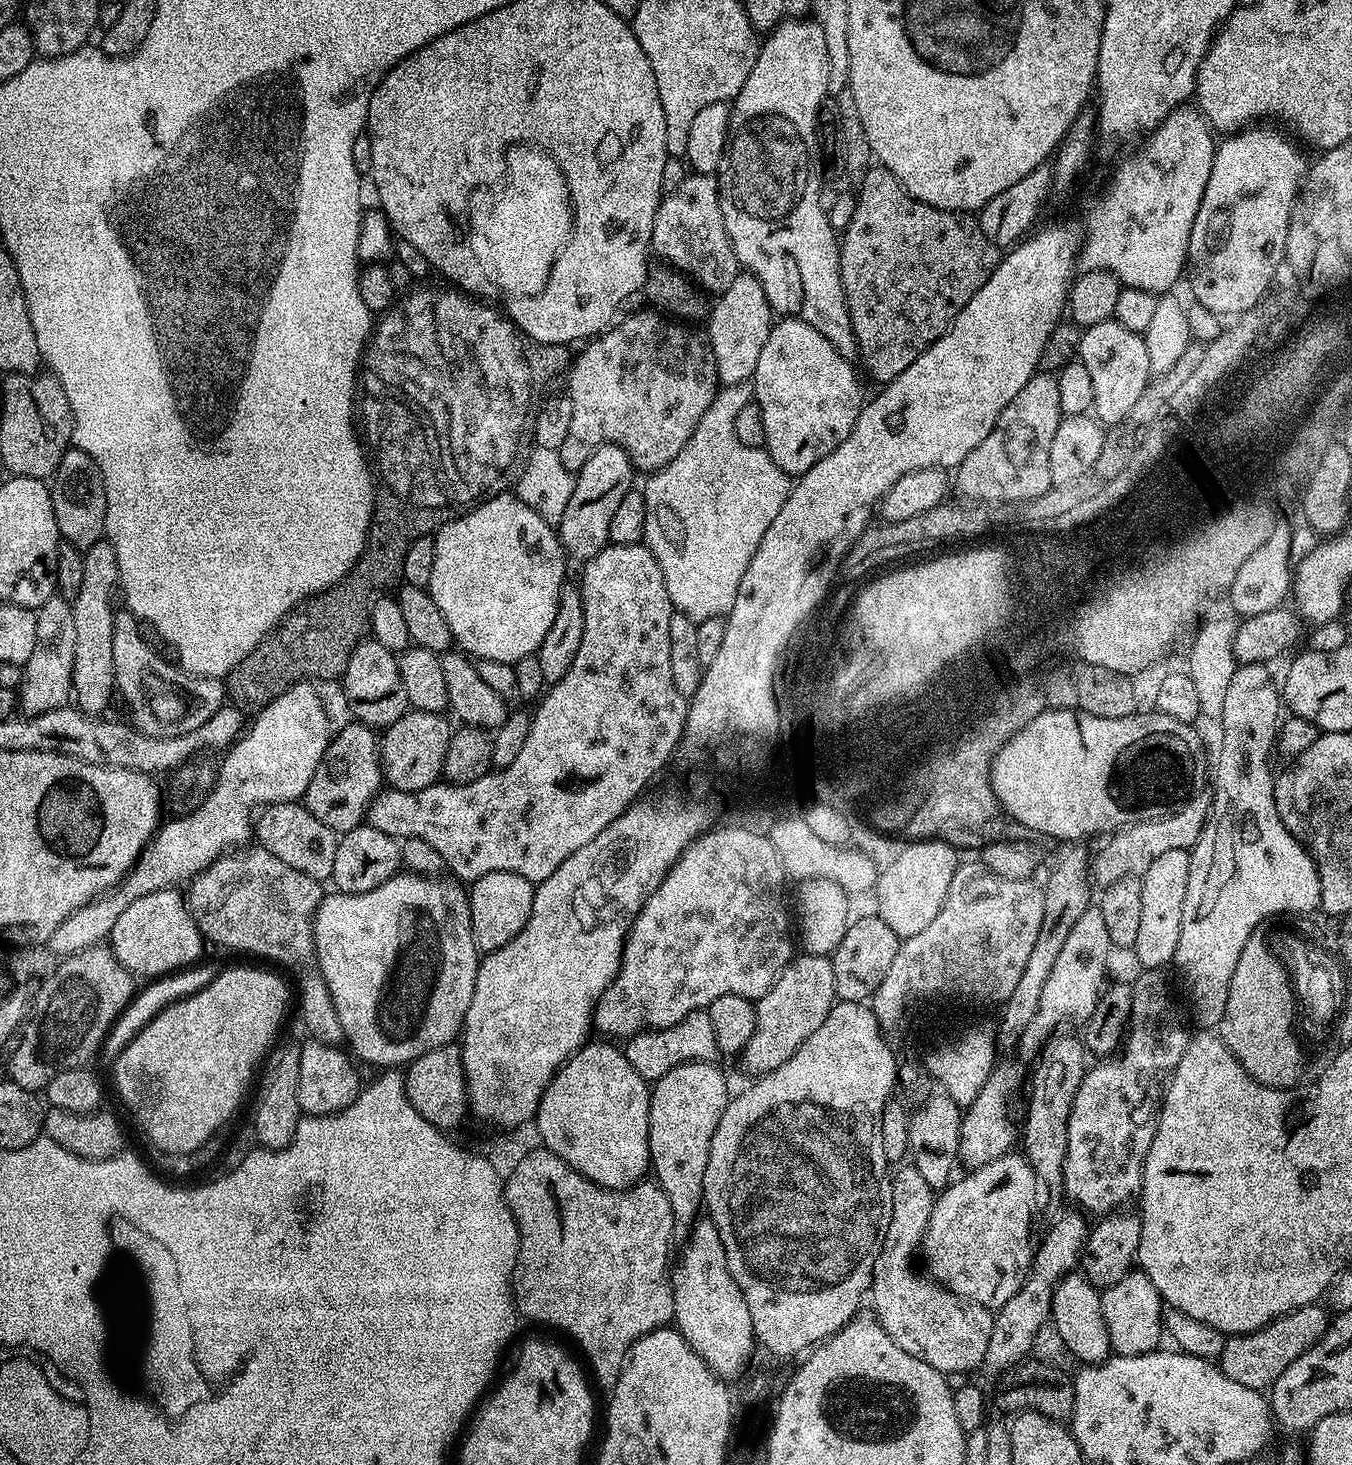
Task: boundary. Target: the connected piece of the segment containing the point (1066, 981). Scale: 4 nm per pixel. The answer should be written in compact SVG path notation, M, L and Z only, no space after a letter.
M1090 906L1078 922L1074 922L1074 930L1070 930L1070 938L1062 946L1054 966L1050 969L1050 978L1046 978L1046 986L1042 986L1042 998L1038 1002L1038 1010L1034 1018L1026 1026L1020 1036L1018 1053L1024 1060L1035 1061L1040 1050L1050 1037L1063 1028L1067 1020L1086 1022L1090 1014L1094 1014L1094 1006L1100 1000L1100 993L1105 987L1104 971L1108 968L1108 952L1113 951L1110 934L1106 934L1106 922L1102 919L1102 910L1098 906Z

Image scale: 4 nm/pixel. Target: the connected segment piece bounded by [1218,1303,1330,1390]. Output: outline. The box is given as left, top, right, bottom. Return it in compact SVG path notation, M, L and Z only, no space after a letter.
M1319 1303L1307 1304L1305 1308L1296 1308L1276 1320L1271 1320L1257 1332L1243 1332L1241 1336L1228 1336L1224 1342L1224 1351L1218 1357L1218 1367L1226 1374L1226 1378L1239 1382L1242 1386L1250 1386L1257 1390L1271 1389L1272 1383L1282 1374L1282 1370L1286 1370L1286 1366L1290 1366L1290 1362L1294 1362L1294 1358L1306 1354L1310 1346L1314 1346L1326 1335L1329 1323L1329 1309Z

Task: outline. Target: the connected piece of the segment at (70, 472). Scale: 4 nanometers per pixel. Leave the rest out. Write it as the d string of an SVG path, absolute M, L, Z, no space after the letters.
M69 447L56 468L50 486L55 521L63 541L81 550L89 548L105 535L105 488L100 468L85 451Z

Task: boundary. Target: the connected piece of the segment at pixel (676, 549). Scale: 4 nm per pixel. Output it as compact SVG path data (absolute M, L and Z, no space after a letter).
M740 386L717 391L710 410L702 414L702 422L698 422L694 434L690 434L690 442L678 450L678 458L651 473L642 485L646 502L646 530L642 543L652 551L662 570L673 609L697 622L724 616L732 609L742 574L746 574L746 566L750 566L750 558L754 558L762 534L770 530L770 522L774 522L792 491L793 481L788 473L778 467L763 447L746 446L738 442L738 434L734 434L734 418L738 418L738 410L745 399L744 391Z

